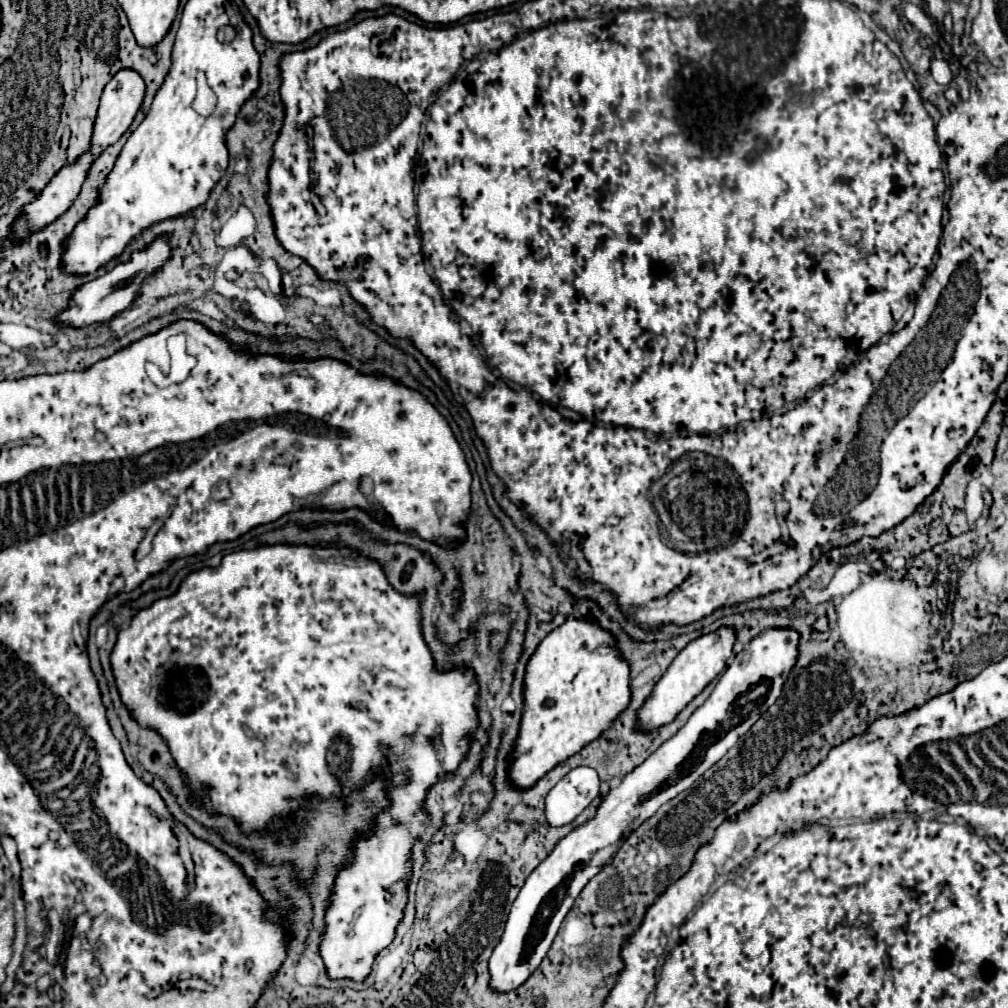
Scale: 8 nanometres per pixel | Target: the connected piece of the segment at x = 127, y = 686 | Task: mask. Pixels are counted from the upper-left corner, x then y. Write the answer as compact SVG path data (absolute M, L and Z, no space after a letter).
M266 546L266 548L256 548L256 550L232 552L222 558L222 564L218 568L204 568L204 570L192 572L182 582L178 594L154 602L148 610L140 610L130 622L130 626L120 630L110 662L112 662L112 670L114 670L114 678L116 678L122 702L130 708L132 716L142 726L156 728L164 736L178 768L186 774L188 788L196 792L202 786L210 786L208 794L204 796L206 806L212 812L234 816L244 832L282 826L282 820L280 820L282 814L286 810L296 810L302 794L320 794L326 798L338 790L338 776L334 776L326 764L326 750L332 744L332 738L344 736L352 748L352 768L350 772L346 772L346 784L342 788L358 786L362 782L362 776L370 768L382 762L384 754L392 758L392 768L390 768L392 784L394 784L392 806L384 814L380 814L376 834L370 836L368 840L358 840L354 864L340 870L336 886L334 886L334 894L330 898L330 908L326 912L326 932L322 936L322 946L320 946L320 954L326 962L326 970L330 978L362 980L364 976L368 976L376 954L394 940L394 930L406 906L406 886L410 882L410 848L412 848L412 842L422 834L424 820L426 820L422 812L422 802L424 802L426 790L438 780L440 772L458 766L458 762L466 754L466 748L468 748L466 736L478 722L478 716L474 710L478 686L474 684L474 674L470 670L462 672L460 668L456 668L444 674L434 670L432 658L428 654L428 648L420 632L420 612L418 612L420 596L414 596L414 598L402 596L388 584L384 570L378 562L360 560L360 566L358 566L352 560L340 558L340 556L350 556L344 552L348 550L306 548L306 546Z

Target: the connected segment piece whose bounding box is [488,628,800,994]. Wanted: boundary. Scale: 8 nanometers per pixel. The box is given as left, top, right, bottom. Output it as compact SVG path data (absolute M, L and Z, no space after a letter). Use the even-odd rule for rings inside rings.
M772 628L756 636L740 654L736 654L734 664L726 668L710 698L694 710L688 722L640 766L628 772L620 786L612 788L604 796L596 814L566 834L534 868L520 888L520 894L508 914L504 934L488 960L488 986L492 990L500 994L512 992L536 972L552 946L564 916L570 912L574 900L590 878L614 860L616 852L634 830L652 818L662 804L690 788L736 744L740 736L750 730L756 718L760 718L776 702L792 666L796 664L798 638L798 632L790 628ZM602 850L610 856L600 854Z

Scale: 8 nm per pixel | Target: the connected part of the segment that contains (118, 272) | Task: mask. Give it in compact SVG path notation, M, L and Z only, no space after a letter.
M156 238L146 250L142 252L134 252L130 262L124 262L124 264L118 264L114 270L110 270L108 274L104 274L102 278L96 278L88 284L84 284L82 288L78 288L74 292L74 296L70 298L70 308L66 312L62 312L58 316L60 322L66 322L70 326L90 326L90 324L102 324L102 322L108 322L112 320L116 314L120 314L124 308L128 308L134 298L138 296L138 288L142 284L142 280L152 274L154 270L162 268L162 264L170 258L170 246L168 246L168 240L166 238Z

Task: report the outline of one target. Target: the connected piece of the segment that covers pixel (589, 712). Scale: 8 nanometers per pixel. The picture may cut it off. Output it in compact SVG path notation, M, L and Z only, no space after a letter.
M570 618L536 648L524 674L524 710L510 752L508 780L518 790L532 788L554 766L596 740L628 706L630 670L614 648L614 638L596 622Z

